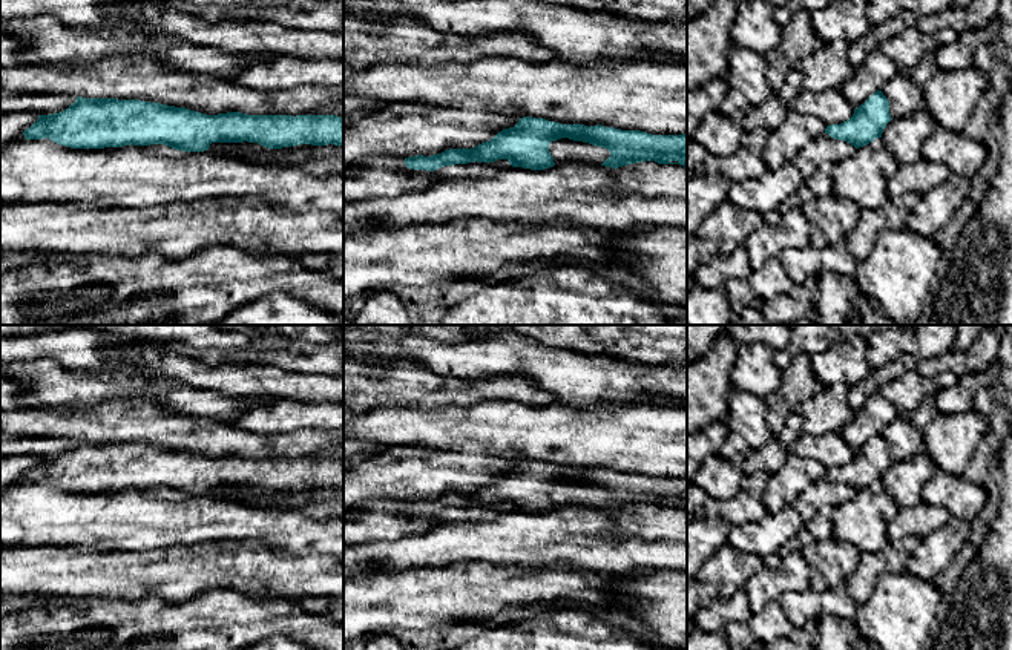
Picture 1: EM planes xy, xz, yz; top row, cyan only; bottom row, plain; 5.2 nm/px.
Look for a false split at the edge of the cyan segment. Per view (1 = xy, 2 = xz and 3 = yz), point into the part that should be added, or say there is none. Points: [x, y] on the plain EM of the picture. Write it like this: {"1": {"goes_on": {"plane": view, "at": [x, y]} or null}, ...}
{"1": {"goes_on": null}, "2": {"goes_on": null}, "3": {"goes_on": null}}

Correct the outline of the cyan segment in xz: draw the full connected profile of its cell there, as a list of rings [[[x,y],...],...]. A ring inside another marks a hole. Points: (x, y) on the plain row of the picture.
[[[532,460],[520,461],[514,471],[503,472],[492,483],[474,492],[449,492],[431,500],[409,500],[405,501],[405,509],[414,514],[434,515],[445,509],[508,503],[512,510],[544,514],[555,509],[549,488],[561,481],[607,492],[610,500],[601,509],[612,512],[642,504],[687,510],[687,477],[652,478],[601,468],[590,471],[561,468]]]

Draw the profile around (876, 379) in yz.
[[[899,357],[879,369],[869,369],[868,376],[856,386],[851,386],[846,394],[846,402],[854,412],[863,409],[869,394],[879,392],[880,388],[915,366],[915,360]]]

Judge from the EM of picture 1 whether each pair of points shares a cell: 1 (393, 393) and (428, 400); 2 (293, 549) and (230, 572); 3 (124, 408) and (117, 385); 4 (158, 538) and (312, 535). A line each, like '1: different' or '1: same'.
1: same
2: different
3: different
4: same

